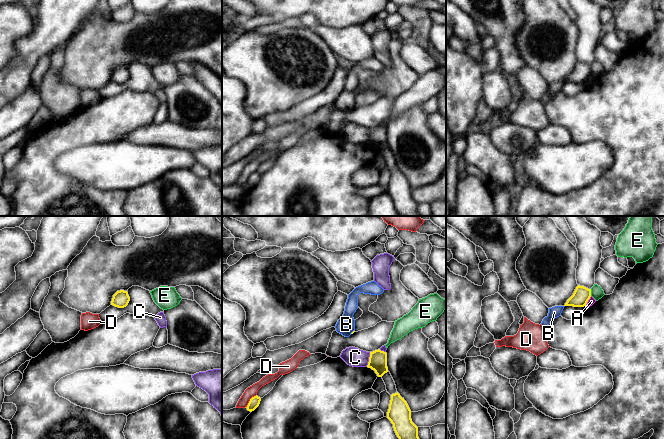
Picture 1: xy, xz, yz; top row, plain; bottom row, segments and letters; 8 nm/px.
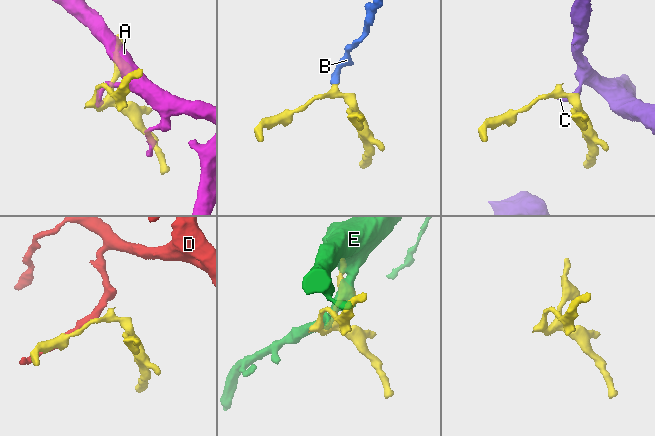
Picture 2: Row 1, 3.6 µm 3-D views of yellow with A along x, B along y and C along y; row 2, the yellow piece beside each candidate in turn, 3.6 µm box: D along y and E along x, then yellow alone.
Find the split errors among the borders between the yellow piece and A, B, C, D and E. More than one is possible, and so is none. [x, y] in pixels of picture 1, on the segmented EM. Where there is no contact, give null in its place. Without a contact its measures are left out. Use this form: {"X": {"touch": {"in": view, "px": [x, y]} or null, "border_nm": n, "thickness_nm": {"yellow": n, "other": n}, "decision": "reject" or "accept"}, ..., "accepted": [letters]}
{"A": {"touch": {"in": "yz", "px": [587, 301]}, "border_nm": 90, "thickness_nm": {"yellow": 140, "other": 60}, "decision": "reject"}, "B": {"touch": {"in": "xz", "px": [352, 332]}, "border_nm": 40, "thickness_nm": {"yellow": 20, "other": 140}, "decision": "accept"}, "C": {"touch": {"in": "xz", "px": [369, 359]}, "border_nm": 120, "thickness_nm": {"yellow": 140, "other": 150}, "decision": "reject"}, "D": {"touch": {"in": "xz", "px": [250, 400]}, "border_nm": 140, "thickness_nm": {"yellow": 90, "other": 90}, "decision": "reject"}, "E": {"touch": {"in": "yz", "px": [590, 292]}, "border_nm": 60, "thickness_nm": {"yellow": 140, "other": 100}, "decision": "reject"}, "accepted": ["B"]}

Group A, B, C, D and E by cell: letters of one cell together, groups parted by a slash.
A / B / C / D / E

